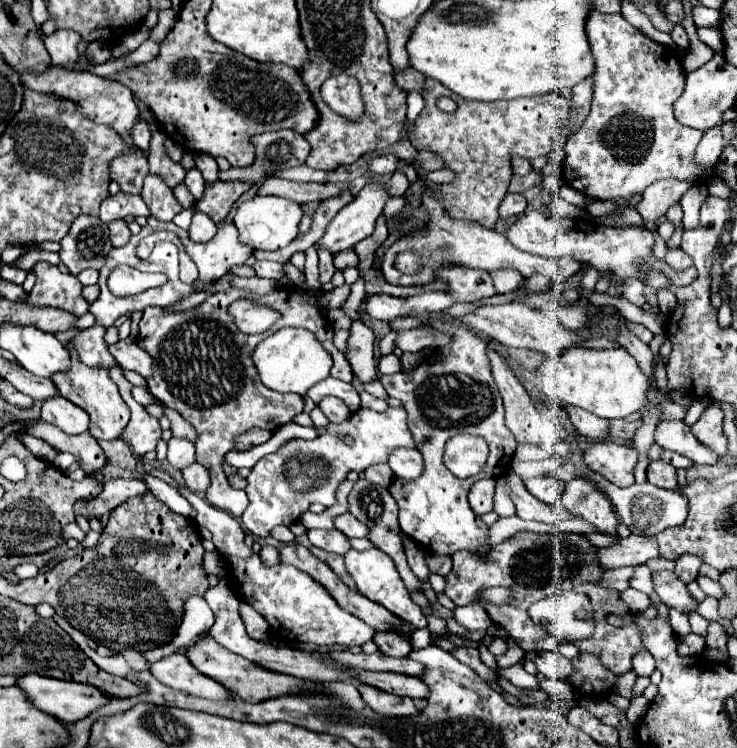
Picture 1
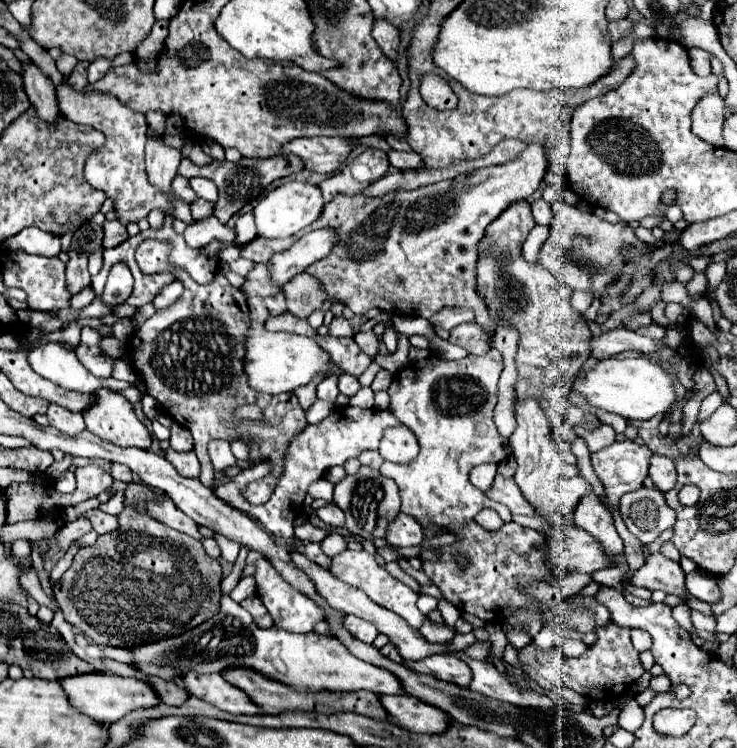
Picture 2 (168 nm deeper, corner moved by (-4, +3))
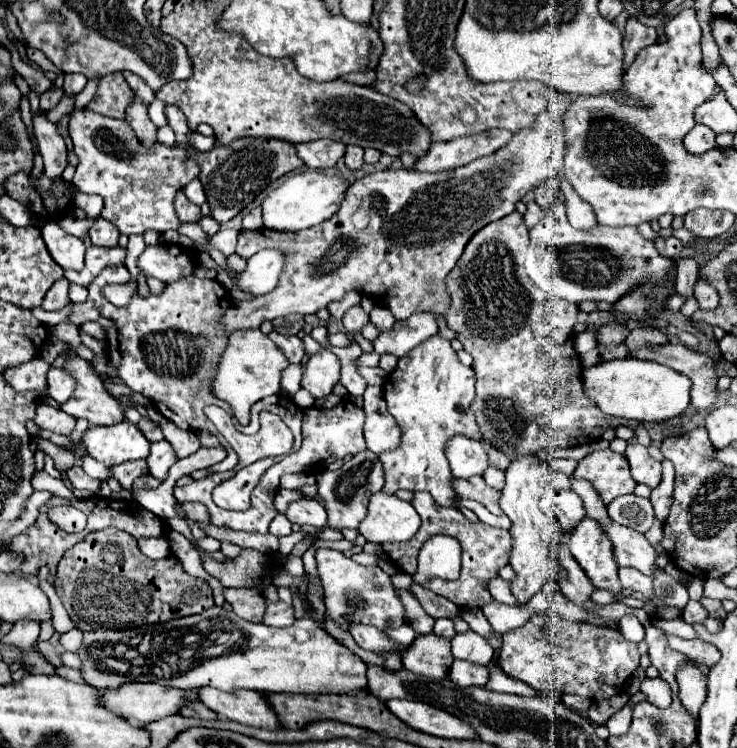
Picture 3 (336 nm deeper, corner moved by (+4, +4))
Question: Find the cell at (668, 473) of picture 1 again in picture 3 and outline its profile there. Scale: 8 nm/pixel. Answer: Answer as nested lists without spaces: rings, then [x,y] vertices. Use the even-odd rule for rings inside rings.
[[[628,445],[626,459],[630,463],[630,475],[636,483],[644,483],[654,489],[662,477],[662,465],[648,455],[648,447],[644,445]]]

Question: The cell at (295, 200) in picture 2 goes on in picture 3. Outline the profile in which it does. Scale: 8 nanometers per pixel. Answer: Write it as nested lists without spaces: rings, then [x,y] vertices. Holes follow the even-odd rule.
[[[302,171],[290,175],[278,189],[274,189],[266,201],[262,203],[264,213],[264,227],[266,229],[282,229],[282,231],[302,231],[314,225],[320,225],[334,213],[338,213],[338,205],[342,203],[342,197],[346,195],[346,189],[350,183],[342,177],[330,175],[326,171]]]

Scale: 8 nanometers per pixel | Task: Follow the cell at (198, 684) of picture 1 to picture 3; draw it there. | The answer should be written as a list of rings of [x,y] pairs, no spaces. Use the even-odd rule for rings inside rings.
[[[212,687],[200,689],[200,701],[218,713],[222,719],[238,721],[250,727],[260,729],[280,729],[278,717],[274,717],[274,709],[270,709],[266,695],[258,691],[238,689],[232,693],[224,693]]]

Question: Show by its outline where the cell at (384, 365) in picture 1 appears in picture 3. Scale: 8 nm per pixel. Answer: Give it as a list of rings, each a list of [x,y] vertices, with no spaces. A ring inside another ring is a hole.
[[[374,305],[374,309],[370,311],[370,321],[380,329],[380,331],[386,331],[386,329],[392,329],[390,325],[394,325],[394,315],[382,307],[382,305]]]

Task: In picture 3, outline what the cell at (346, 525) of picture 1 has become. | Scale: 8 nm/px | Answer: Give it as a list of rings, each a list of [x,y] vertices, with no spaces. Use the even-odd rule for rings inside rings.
[[[298,499],[298,501],[292,501],[286,509],[286,517],[290,523],[296,523],[296,525],[312,525],[316,529],[322,529],[326,525],[326,509],[312,501],[312,499]]]

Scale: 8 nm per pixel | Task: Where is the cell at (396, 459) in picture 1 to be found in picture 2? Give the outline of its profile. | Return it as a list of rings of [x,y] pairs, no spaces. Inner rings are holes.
[[[404,424],[396,428],[388,428],[380,442],[380,454],[388,462],[396,462],[396,464],[412,462],[418,456],[416,436]]]

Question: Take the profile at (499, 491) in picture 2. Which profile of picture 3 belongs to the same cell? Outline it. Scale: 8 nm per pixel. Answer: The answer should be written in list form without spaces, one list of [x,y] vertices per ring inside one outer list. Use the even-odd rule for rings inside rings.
[[[472,477],[472,479],[452,479],[454,491],[458,493],[458,497],[464,499],[474,499],[478,503],[482,503],[490,513],[500,515],[502,509],[498,507],[498,497],[500,493],[492,487],[486,485],[486,481],[482,477]]]

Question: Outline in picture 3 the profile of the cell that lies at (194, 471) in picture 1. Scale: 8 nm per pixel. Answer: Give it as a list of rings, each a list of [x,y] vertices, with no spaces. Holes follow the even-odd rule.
[[[162,439],[162,441],[158,441],[158,443],[152,443],[152,451],[150,451],[150,455],[148,455],[146,461],[148,461],[150,473],[152,473],[156,479],[164,481],[166,475],[168,475],[168,469],[170,469],[178,459],[176,459],[176,453],[174,453],[172,445],[170,445],[166,439]]]

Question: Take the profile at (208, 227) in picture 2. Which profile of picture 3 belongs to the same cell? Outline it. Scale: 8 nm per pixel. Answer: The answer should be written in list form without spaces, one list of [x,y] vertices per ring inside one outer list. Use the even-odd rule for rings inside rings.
[[[220,229],[214,237],[210,237],[210,243],[224,255],[236,253],[236,241],[238,241],[238,229]]]

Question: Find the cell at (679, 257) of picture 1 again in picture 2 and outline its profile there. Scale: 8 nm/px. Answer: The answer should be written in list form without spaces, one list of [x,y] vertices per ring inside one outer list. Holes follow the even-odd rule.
[[[694,274],[694,278],[686,284],[686,290],[694,296],[694,294],[704,294],[706,292],[706,276],[704,274]]]

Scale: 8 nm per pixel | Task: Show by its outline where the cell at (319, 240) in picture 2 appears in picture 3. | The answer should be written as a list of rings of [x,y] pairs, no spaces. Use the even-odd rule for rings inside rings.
[[[264,249],[258,251],[256,255],[252,255],[246,261],[246,269],[242,273],[236,273],[234,277],[230,277],[230,273],[222,271],[216,262],[206,252],[199,255],[199,265],[209,269],[218,271],[218,281],[224,283],[224,287],[230,291],[234,289],[234,285],[250,295],[266,295],[270,293],[280,277],[280,271],[284,267],[284,255],[276,249]]]

